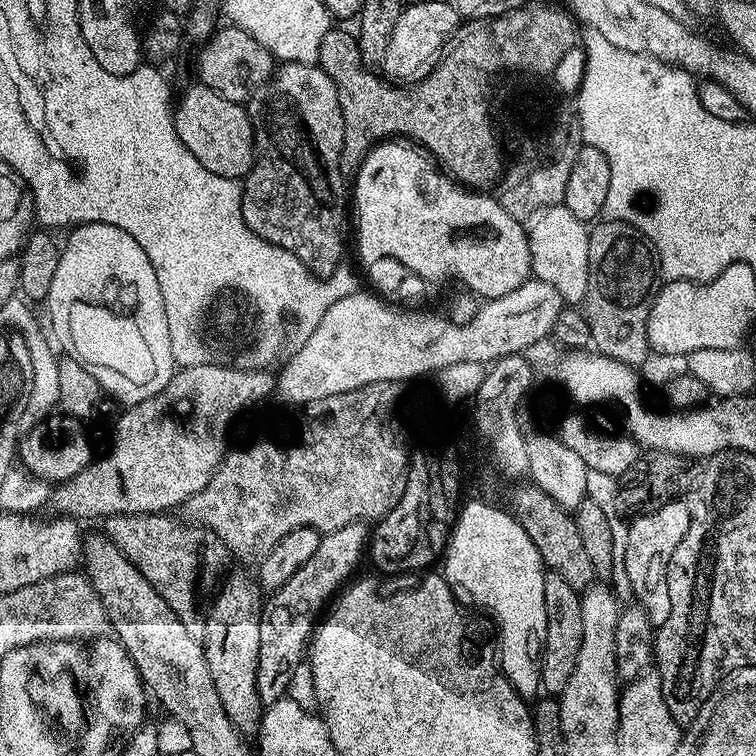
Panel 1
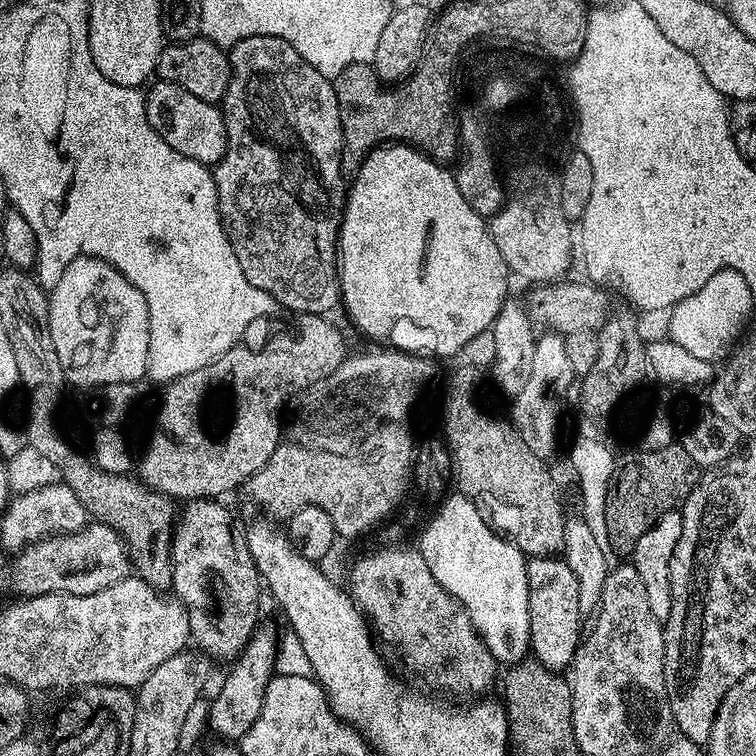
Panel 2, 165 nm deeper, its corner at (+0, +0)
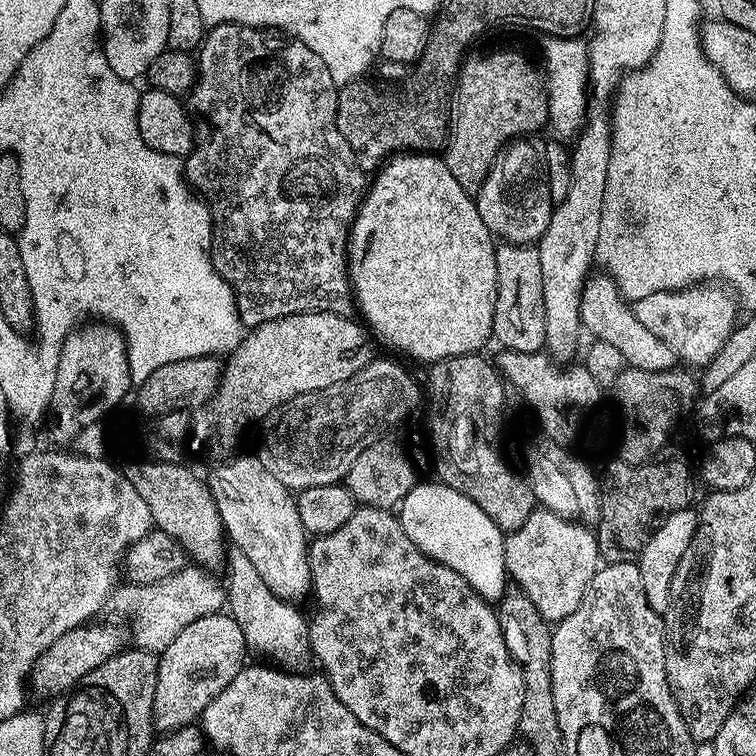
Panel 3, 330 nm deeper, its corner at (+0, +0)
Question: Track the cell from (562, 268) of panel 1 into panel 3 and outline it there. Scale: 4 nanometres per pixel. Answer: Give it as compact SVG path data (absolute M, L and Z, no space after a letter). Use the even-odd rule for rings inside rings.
M509 143L496 157L474 199L478 214L482 214L482 222L486 222L493 237L510 244L532 246L540 241L542 234L546 234L554 205L541 153L537 149L535 152L528 144L520 143Z

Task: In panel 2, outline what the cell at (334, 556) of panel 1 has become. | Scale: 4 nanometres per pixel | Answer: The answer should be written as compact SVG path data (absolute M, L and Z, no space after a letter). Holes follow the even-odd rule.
M259 627L253 632L248 644L244 647L242 655L231 665L228 677L220 688L220 693L212 700L212 709L208 712L207 723L210 732L220 736L224 742L239 742L243 740L246 730L254 726L258 720L258 714L262 714L262 702L266 694L266 686L272 681L276 672L276 646L278 643L277 633L270 629Z

